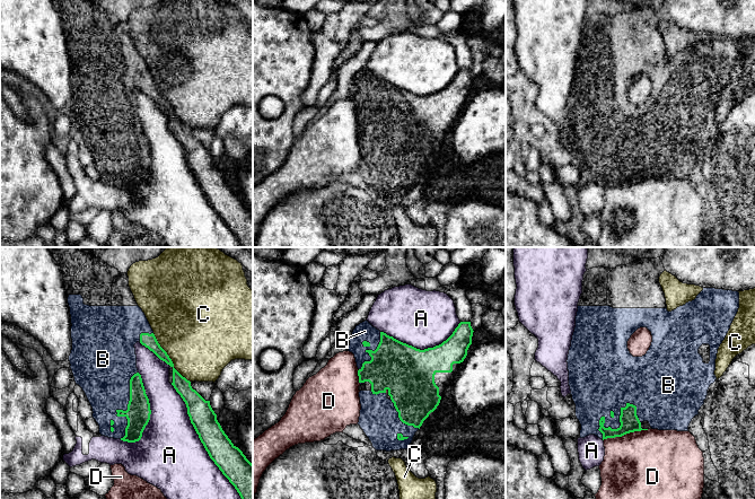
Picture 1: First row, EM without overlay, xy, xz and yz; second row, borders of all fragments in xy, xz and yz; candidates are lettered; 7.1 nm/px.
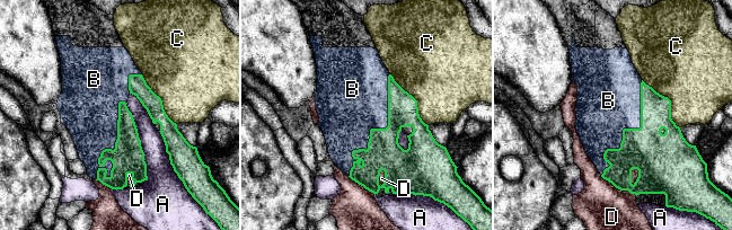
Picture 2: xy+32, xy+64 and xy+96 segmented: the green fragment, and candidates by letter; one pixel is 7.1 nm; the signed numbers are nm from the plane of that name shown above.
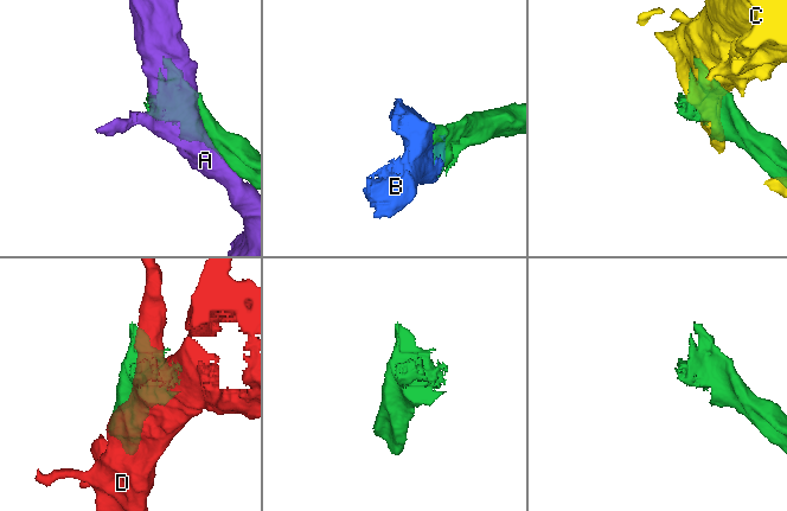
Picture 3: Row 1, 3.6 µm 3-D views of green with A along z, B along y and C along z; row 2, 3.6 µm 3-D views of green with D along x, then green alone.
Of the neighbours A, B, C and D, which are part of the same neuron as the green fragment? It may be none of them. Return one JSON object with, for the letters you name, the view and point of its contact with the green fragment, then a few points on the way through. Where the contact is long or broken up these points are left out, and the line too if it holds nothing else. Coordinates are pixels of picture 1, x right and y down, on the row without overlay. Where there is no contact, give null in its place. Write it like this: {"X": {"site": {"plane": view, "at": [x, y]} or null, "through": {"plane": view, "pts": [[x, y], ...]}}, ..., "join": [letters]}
{"B": {"site": {"plane": "yz", "at": [611, 175]}}, "join": ["B"]}

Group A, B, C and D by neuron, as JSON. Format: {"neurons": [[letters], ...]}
{"neurons": [["A"], ["B"], ["C"], ["D"]]}

